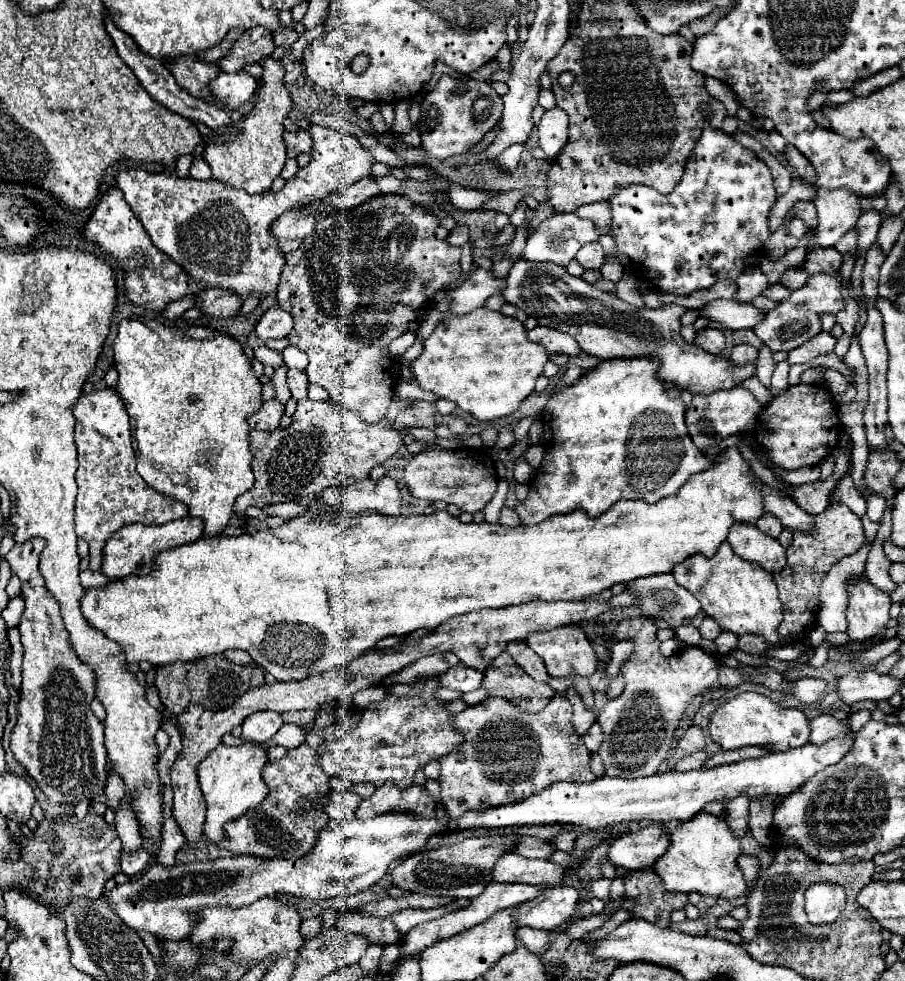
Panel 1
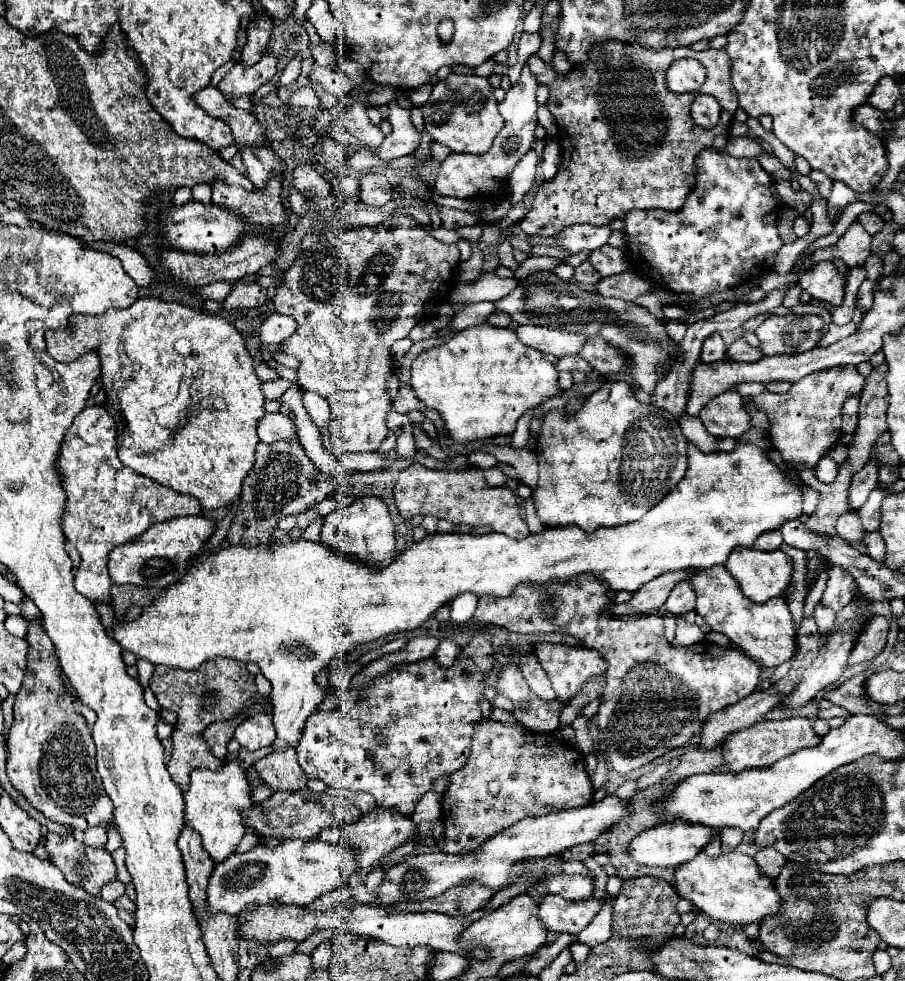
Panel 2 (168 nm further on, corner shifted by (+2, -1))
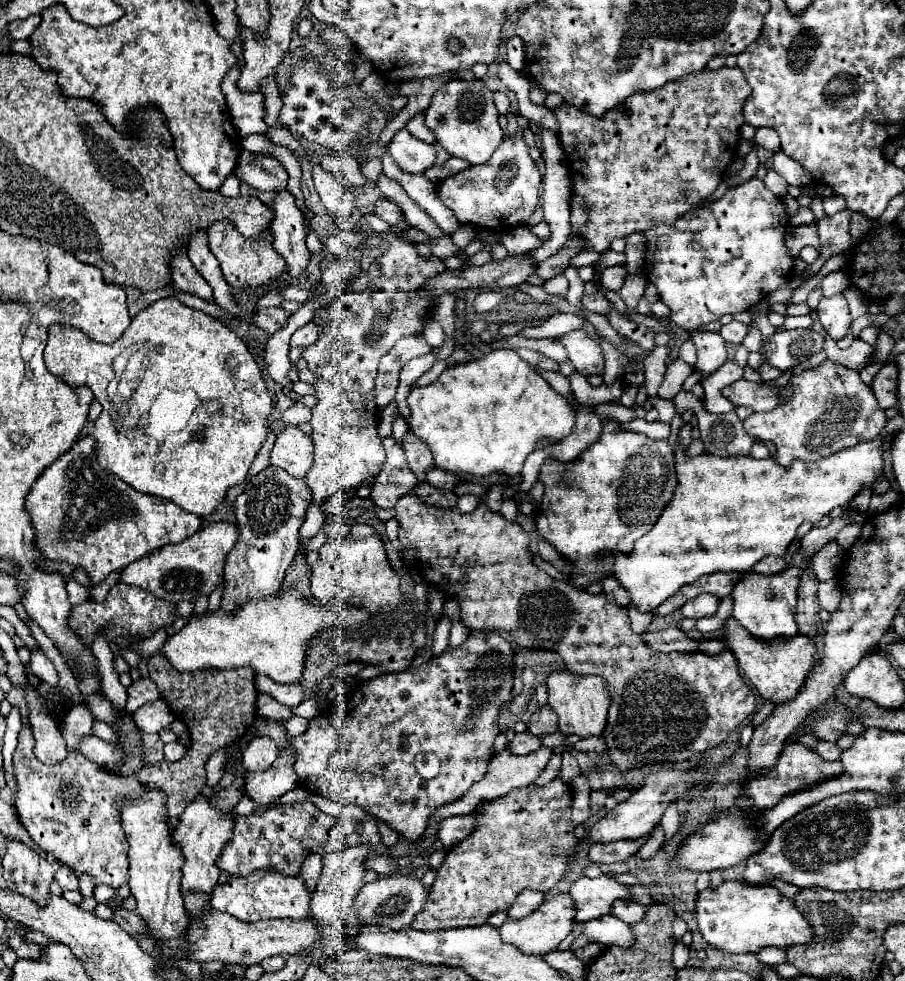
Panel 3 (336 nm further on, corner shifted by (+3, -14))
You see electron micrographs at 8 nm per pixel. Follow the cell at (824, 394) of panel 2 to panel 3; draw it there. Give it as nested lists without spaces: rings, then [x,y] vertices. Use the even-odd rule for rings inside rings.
[[[824,360],[818,368],[802,372],[792,378],[794,396],[784,406],[778,406],[770,412],[752,412],[744,420],[744,430],[758,440],[772,440],[776,444],[776,462],[780,466],[790,466],[794,460],[820,460],[824,456],[830,456],[834,452],[840,452],[844,448],[876,440],[882,428],[886,426],[884,410],[880,410],[876,396],[872,394],[872,388],[866,386],[856,370],[848,370],[846,366],[840,366],[838,362]]]

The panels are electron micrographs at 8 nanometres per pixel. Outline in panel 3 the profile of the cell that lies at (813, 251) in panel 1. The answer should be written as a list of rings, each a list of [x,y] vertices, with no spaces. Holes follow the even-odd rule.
[[[842,294],[830,296],[830,298],[822,298],[816,306],[816,314],[820,324],[824,326],[824,330],[834,338],[834,340],[842,340],[850,328],[850,312],[848,312],[848,302]]]

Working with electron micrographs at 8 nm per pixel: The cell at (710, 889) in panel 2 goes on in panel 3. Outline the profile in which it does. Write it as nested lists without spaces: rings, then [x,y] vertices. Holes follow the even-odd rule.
[[[726,880],[718,888],[706,888],[696,896],[696,920],[704,940],[724,952],[758,952],[764,946],[786,948],[812,940],[812,926],[774,886],[746,886],[742,880]]]

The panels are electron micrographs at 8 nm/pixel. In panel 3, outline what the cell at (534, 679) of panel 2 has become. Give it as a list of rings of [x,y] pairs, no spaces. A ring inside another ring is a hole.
[[[540,706],[540,708],[532,714],[532,718],[530,718],[530,722],[528,722],[528,730],[530,730],[534,736],[550,734],[550,732],[556,732],[556,730],[558,730],[556,722],[558,722],[558,718],[556,718],[556,714],[552,714],[552,708]]]

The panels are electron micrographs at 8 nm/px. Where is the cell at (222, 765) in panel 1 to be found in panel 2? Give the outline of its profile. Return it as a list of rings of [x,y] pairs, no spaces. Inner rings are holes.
[[[235,739],[229,743],[229,753],[233,755],[233,759],[225,759],[223,769],[193,771],[189,791],[185,793],[185,821],[193,831],[197,831],[201,835],[203,849],[209,853],[209,857],[215,863],[225,861],[235,851],[237,843],[245,835],[245,827],[241,825],[241,809],[249,809],[249,805],[253,803],[251,785],[237,759],[239,745]]]

